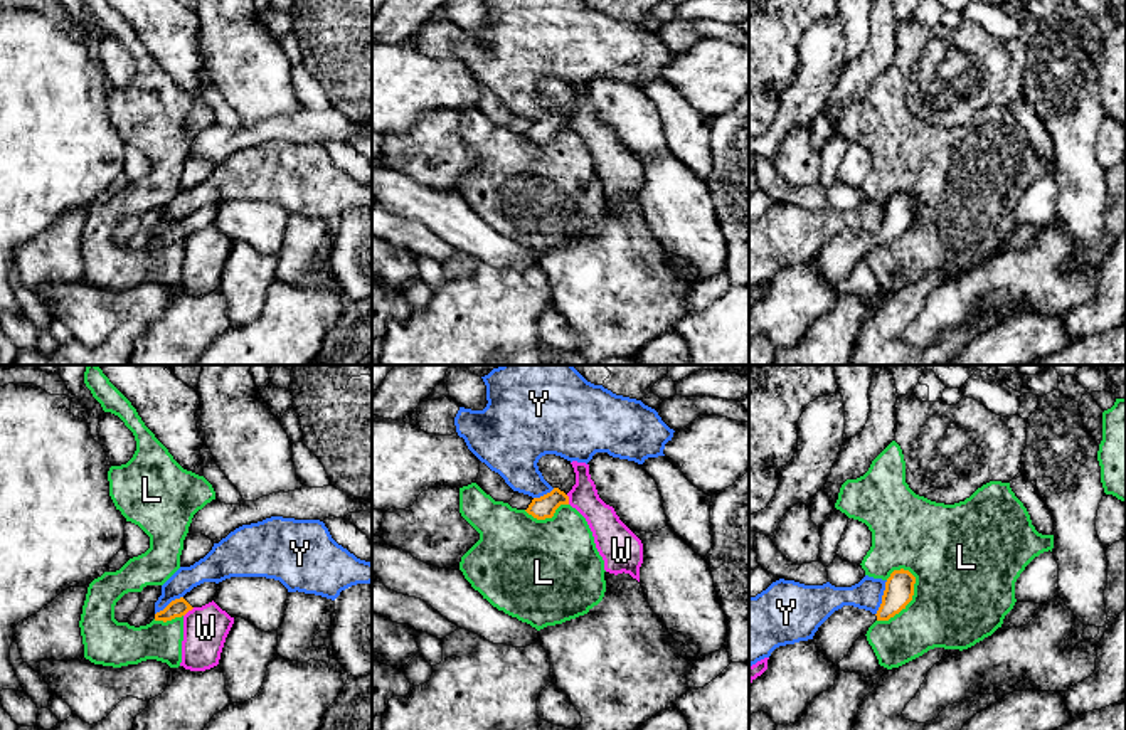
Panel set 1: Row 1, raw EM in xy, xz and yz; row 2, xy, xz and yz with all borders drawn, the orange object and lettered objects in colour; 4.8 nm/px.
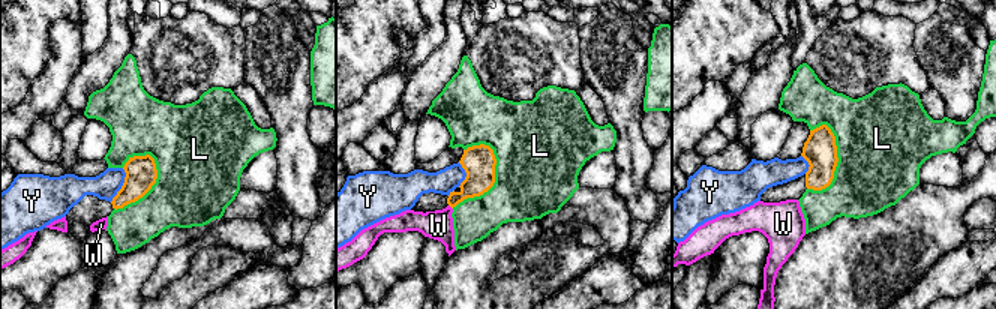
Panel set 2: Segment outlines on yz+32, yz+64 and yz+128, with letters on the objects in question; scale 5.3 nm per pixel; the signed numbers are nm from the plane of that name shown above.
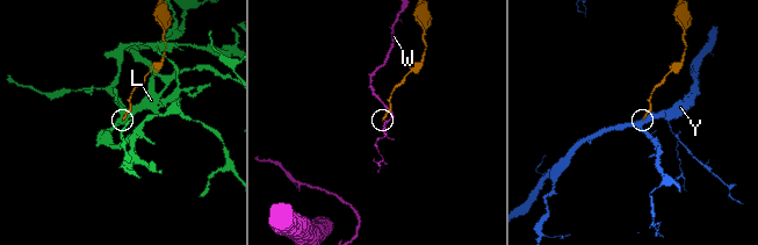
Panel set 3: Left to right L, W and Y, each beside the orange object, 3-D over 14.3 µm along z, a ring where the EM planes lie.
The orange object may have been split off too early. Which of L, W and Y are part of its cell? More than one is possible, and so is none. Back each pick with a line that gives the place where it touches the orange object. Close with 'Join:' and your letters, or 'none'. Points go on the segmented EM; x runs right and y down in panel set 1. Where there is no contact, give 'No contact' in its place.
Join: none

